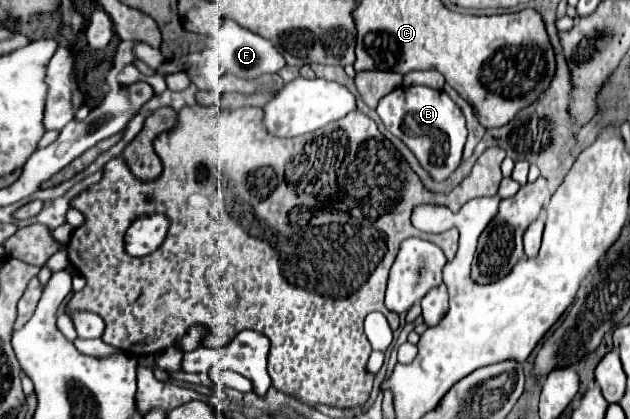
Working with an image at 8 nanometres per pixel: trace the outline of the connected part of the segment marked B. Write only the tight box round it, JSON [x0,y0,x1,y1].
[376,85,466,181]

